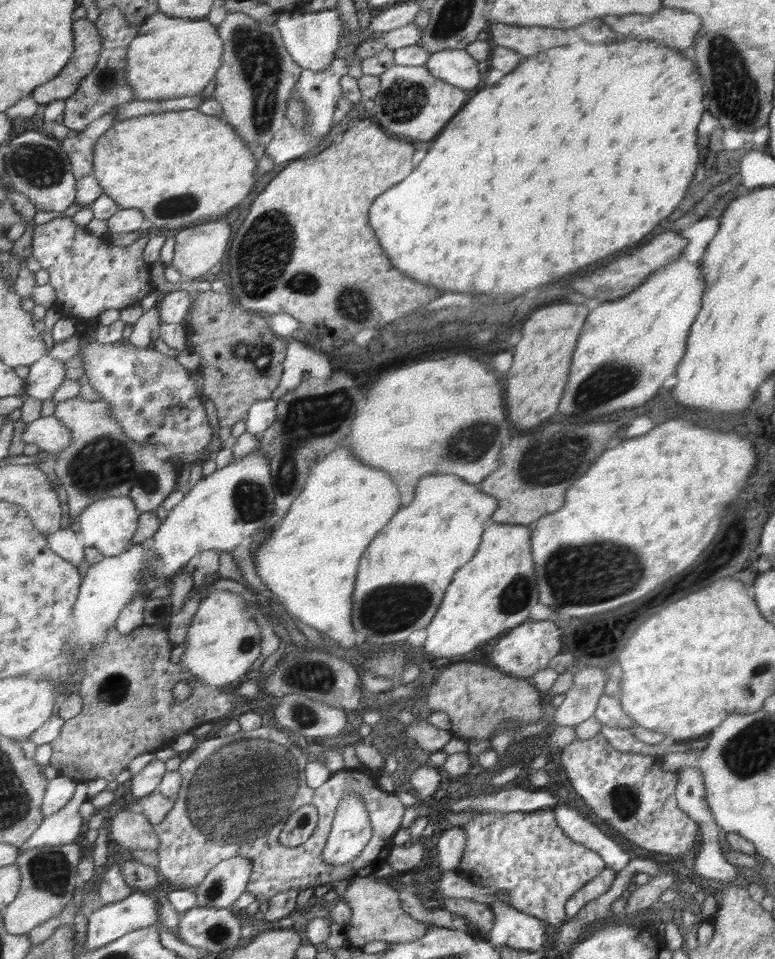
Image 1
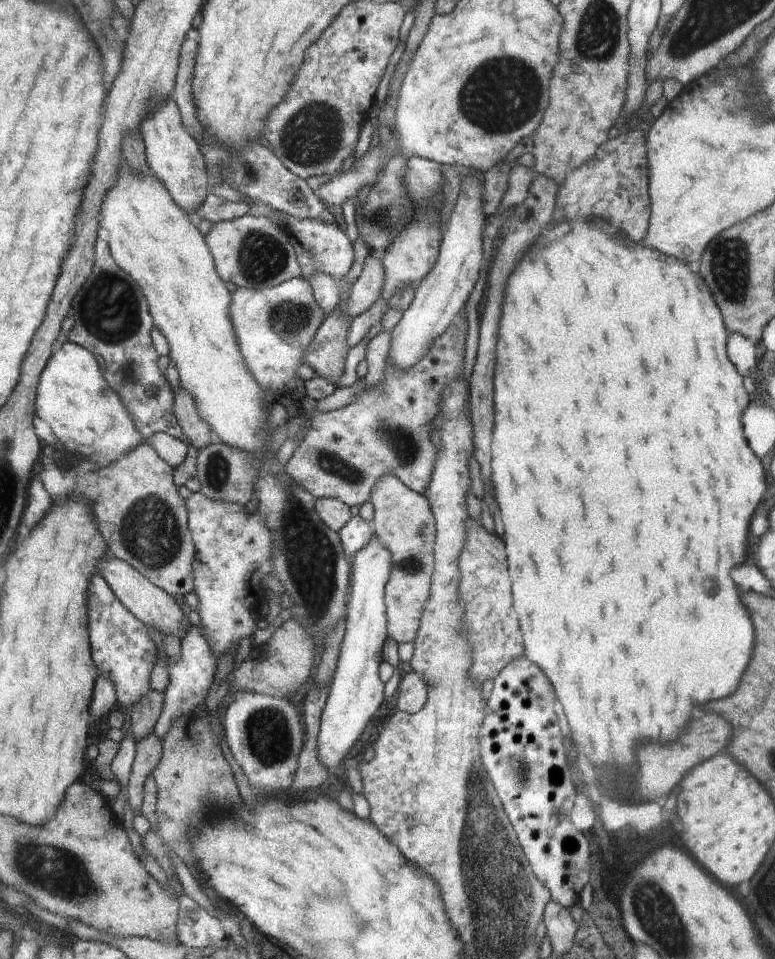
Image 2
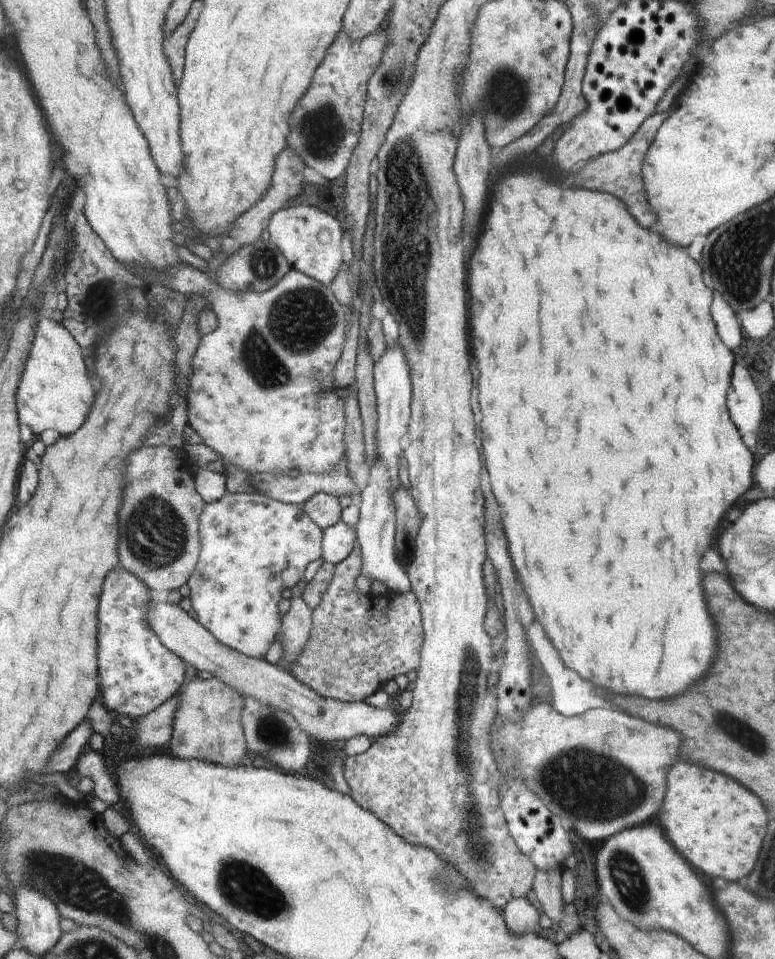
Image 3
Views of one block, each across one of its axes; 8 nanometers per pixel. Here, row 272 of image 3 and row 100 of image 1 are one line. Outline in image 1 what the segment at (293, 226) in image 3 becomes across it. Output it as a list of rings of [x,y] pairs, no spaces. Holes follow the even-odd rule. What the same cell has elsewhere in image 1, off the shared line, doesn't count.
[[[344,58],[333,60],[331,66],[322,72],[303,69],[295,87],[307,106],[307,126],[305,128],[297,128],[287,119],[284,121],[283,127],[274,134],[270,144],[265,148],[265,154],[272,158],[274,165],[302,158],[303,154],[314,148],[324,136],[328,135],[328,132],[330,132],[329,128],[334,123],[337,102],[343,97],[340,78],[346,74],[347,64]]]

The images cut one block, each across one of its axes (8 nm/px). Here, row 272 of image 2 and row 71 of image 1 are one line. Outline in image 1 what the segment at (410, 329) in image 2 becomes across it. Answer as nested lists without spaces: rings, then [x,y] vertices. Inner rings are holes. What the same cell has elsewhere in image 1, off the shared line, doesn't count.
[[[465,49],[432,53],[424,65],[432,76],[466,91],[476,88],[482,80],[476,60]]]

